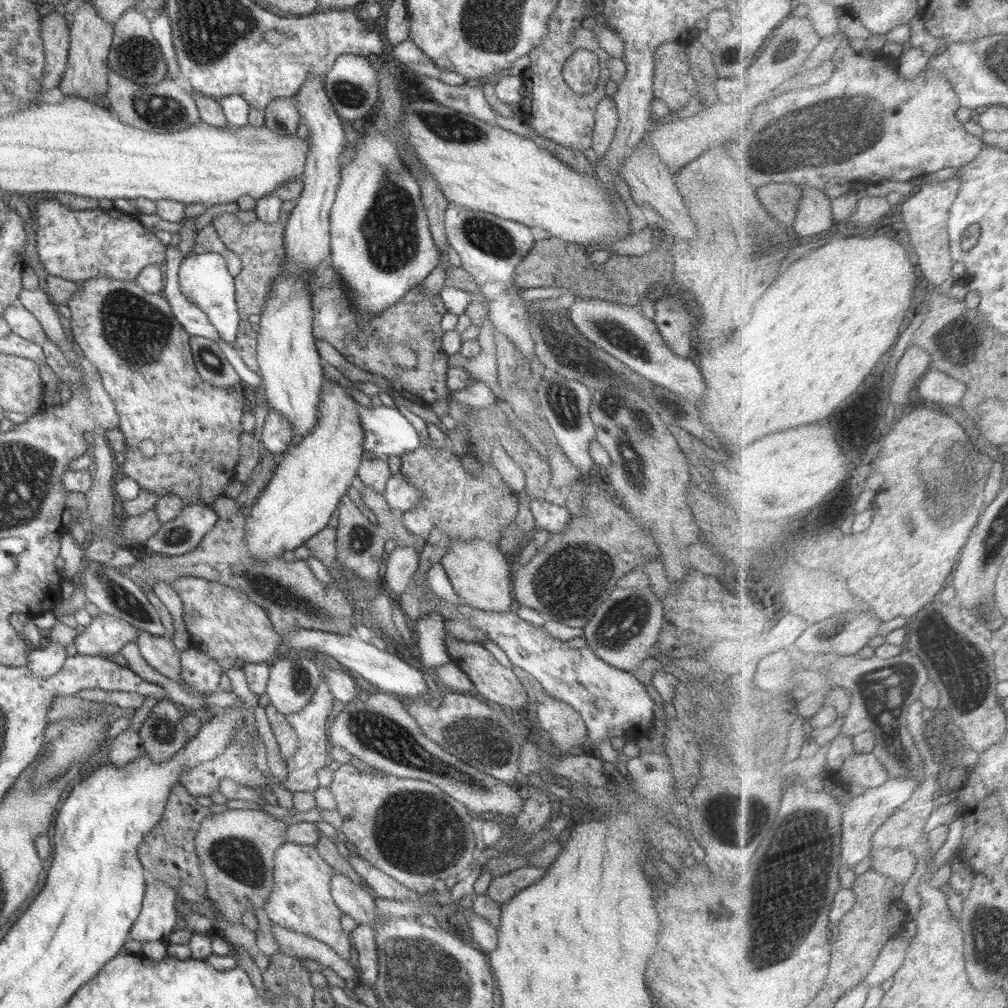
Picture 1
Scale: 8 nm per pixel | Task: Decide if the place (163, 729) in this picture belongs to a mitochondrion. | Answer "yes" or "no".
yes

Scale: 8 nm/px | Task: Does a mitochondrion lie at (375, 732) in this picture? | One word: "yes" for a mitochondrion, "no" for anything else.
yes

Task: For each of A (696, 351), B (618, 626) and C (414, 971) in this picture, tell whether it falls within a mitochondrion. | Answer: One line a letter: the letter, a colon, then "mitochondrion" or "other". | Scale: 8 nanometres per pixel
A: other
B: mitochondrion
C: mitochondrion

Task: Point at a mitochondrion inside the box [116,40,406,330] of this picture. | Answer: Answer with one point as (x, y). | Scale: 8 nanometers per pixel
(158, 109)

